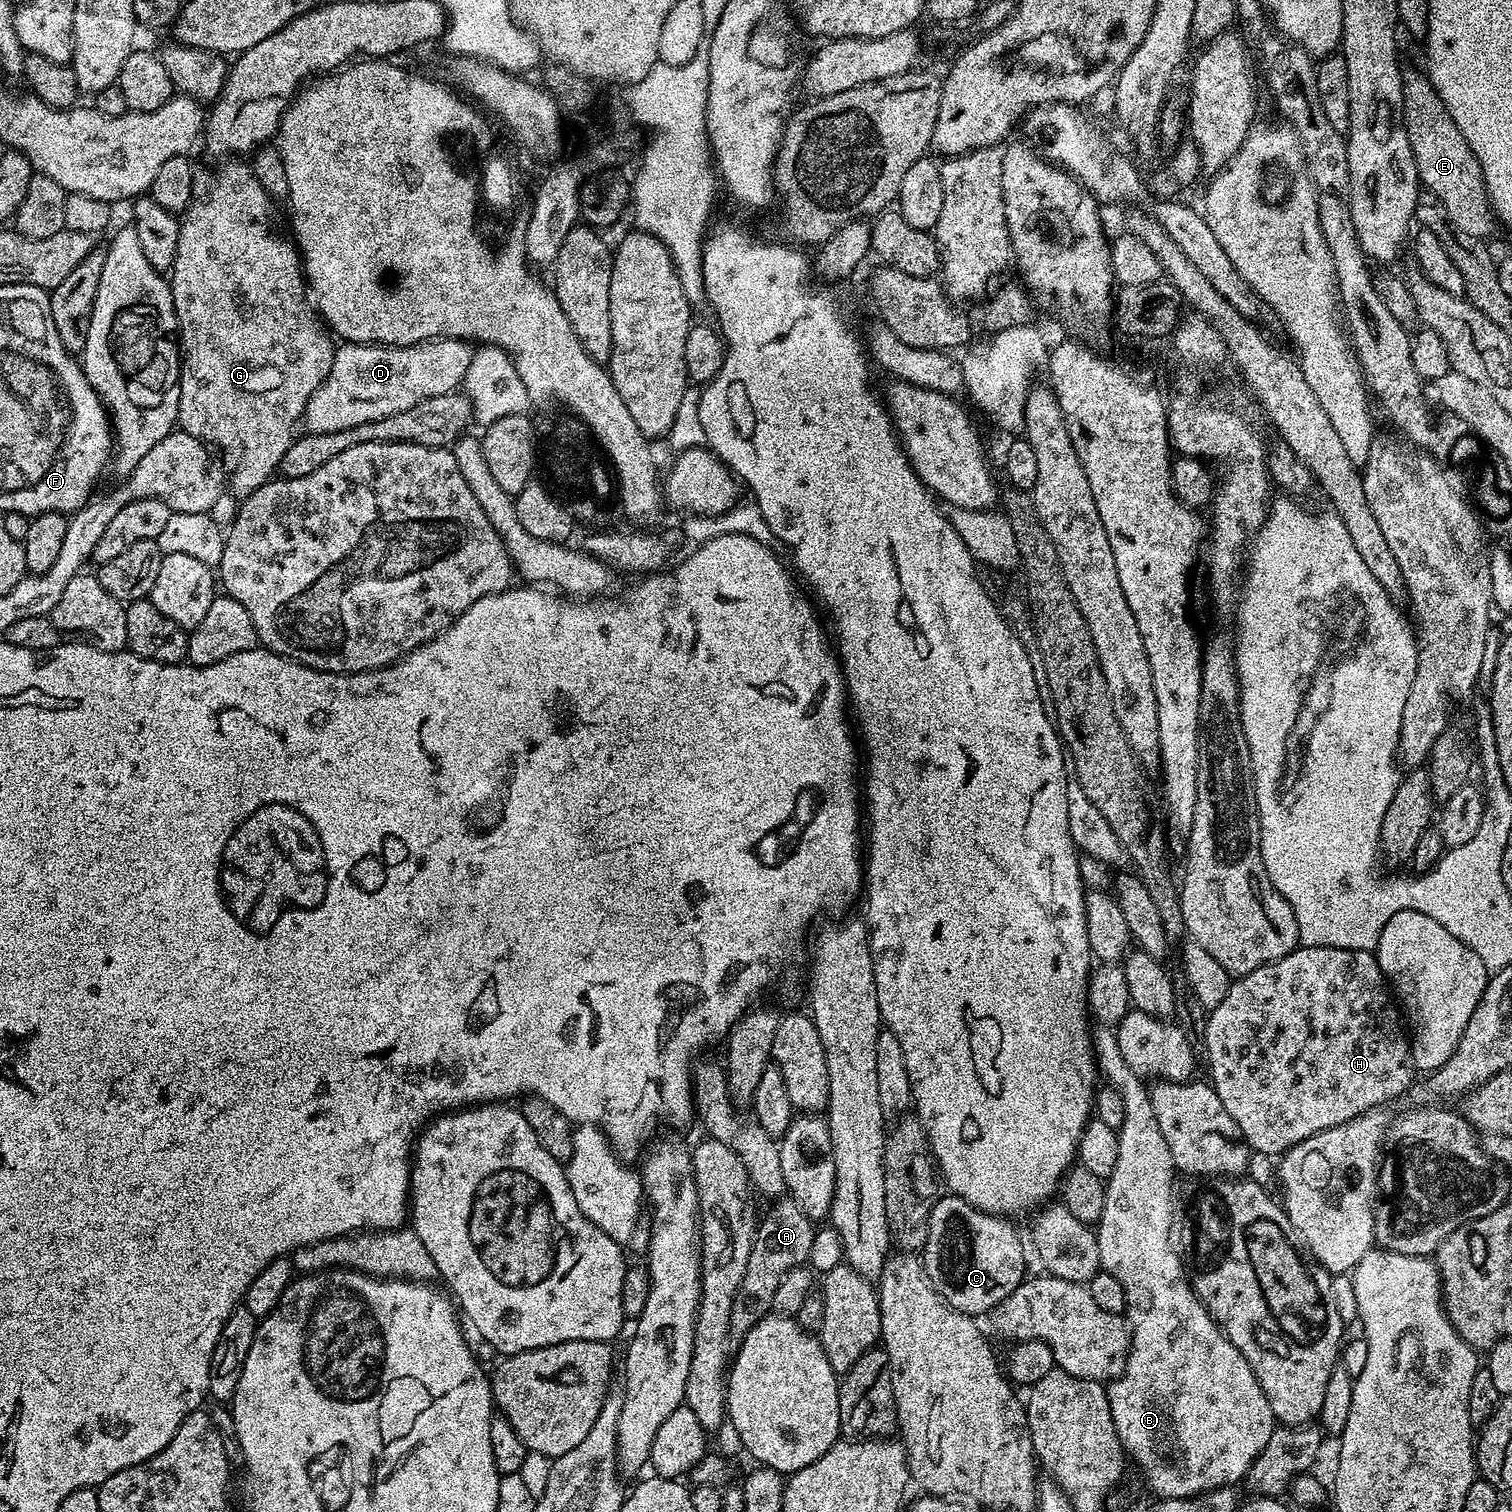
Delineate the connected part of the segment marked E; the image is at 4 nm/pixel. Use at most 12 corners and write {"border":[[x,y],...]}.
{"border":[[1423,71],[1402,118],[1421,185],[1455,228],[1498,228],[1482,166]]}

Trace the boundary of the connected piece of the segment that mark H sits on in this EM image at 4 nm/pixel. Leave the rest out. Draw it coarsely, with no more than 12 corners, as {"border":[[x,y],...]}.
{"border":[[1297,946],[1207,1013],[1273,1158],[1418,1076],[1371,951]]}

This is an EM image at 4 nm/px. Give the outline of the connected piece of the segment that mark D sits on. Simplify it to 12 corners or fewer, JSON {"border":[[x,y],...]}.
{"border":[[466,340],[341,343],[302,428],[350,430],[455,393]]}

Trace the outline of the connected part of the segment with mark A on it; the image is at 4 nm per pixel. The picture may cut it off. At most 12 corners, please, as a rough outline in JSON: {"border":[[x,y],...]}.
{"border":[[780,1198],[759,1217],[730,1306],[729,1341],[772,1312],[778,1282],[808,1264],[814,1221]]}

